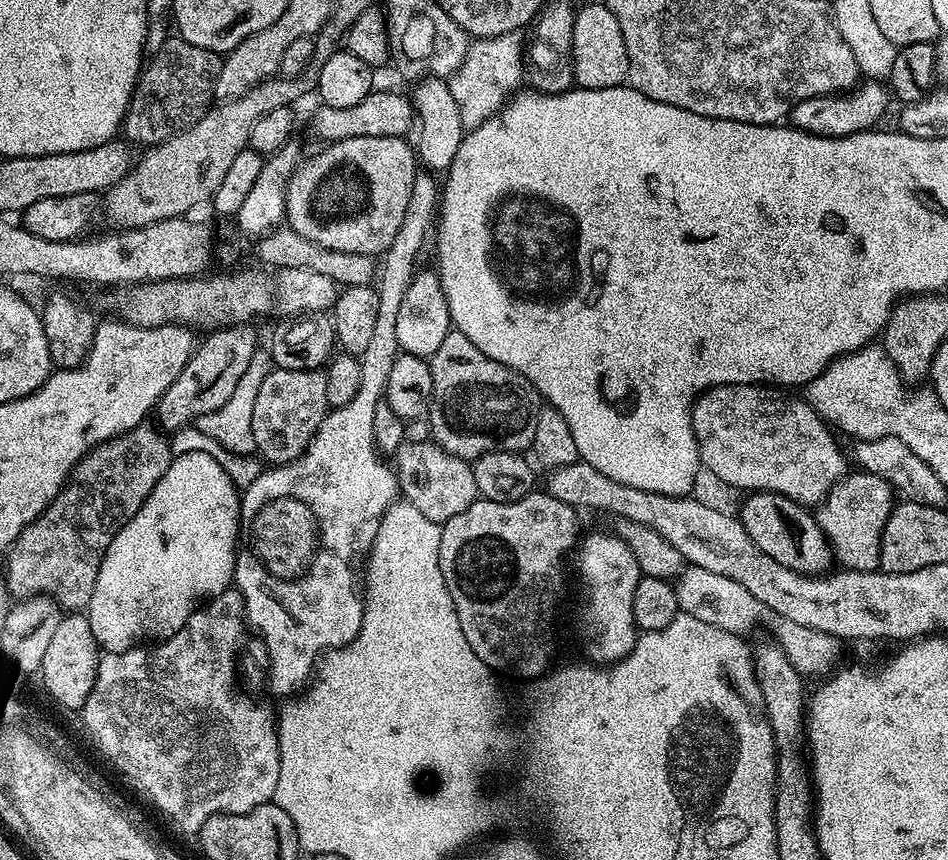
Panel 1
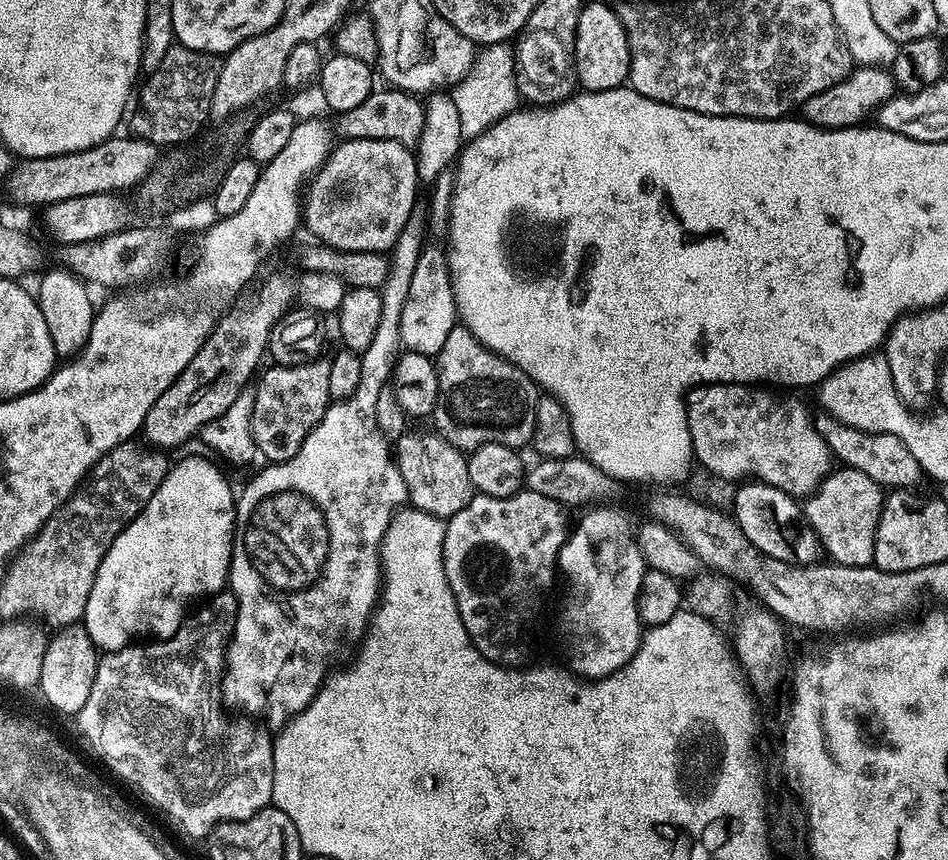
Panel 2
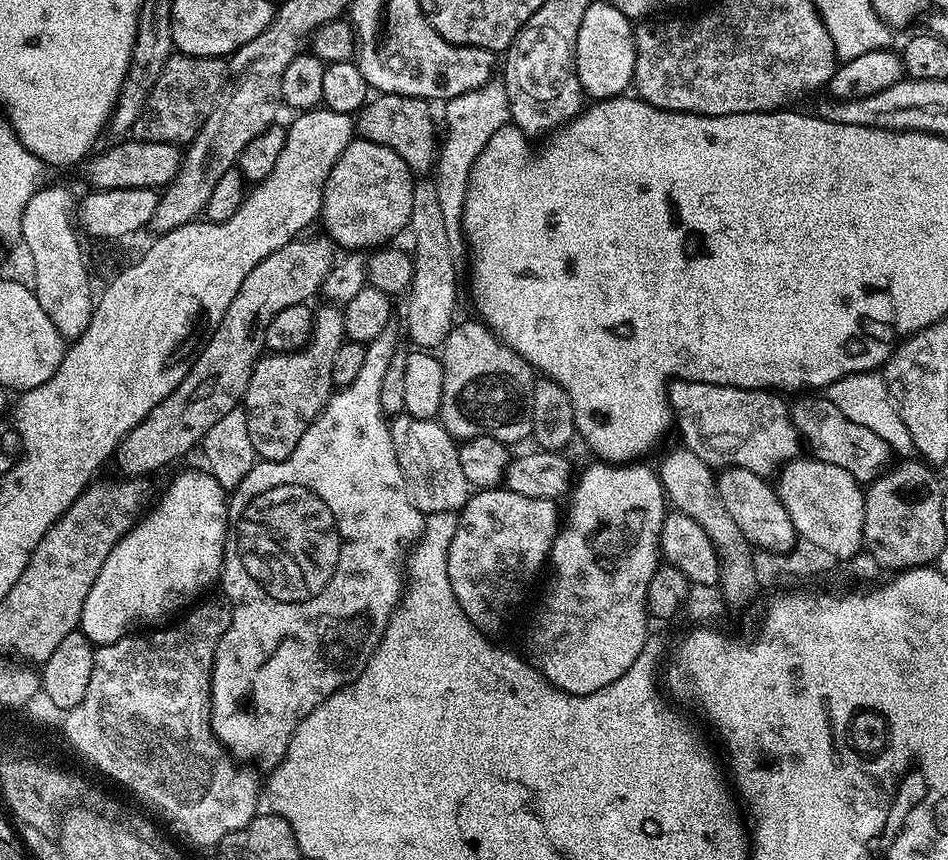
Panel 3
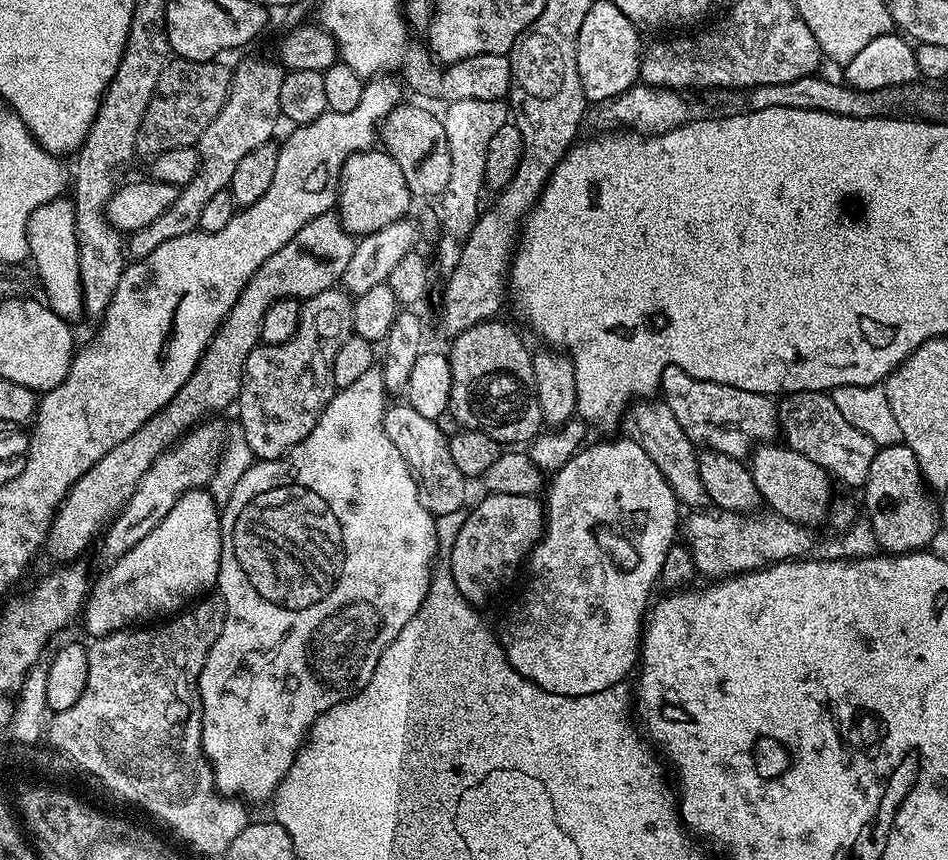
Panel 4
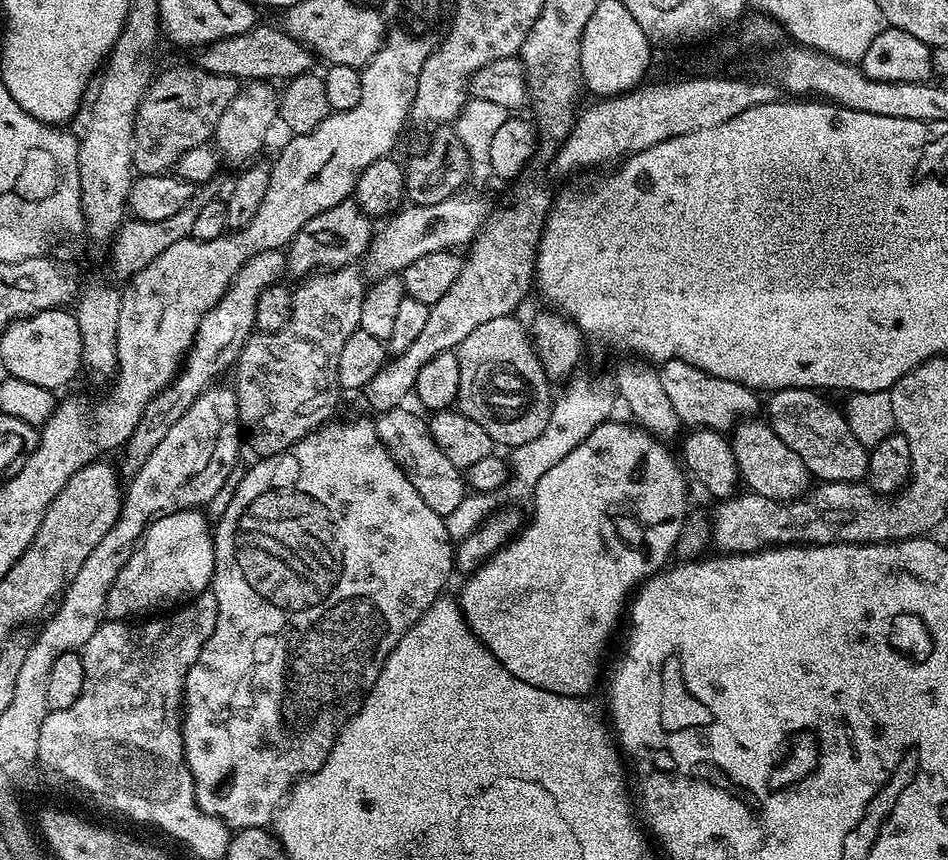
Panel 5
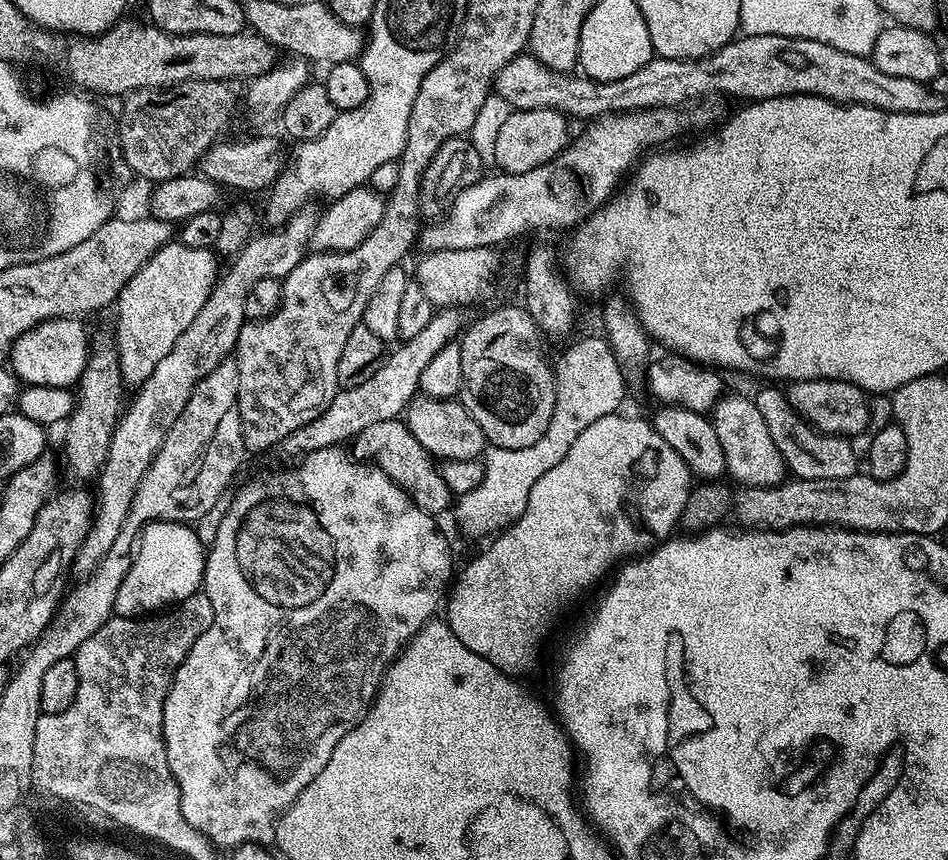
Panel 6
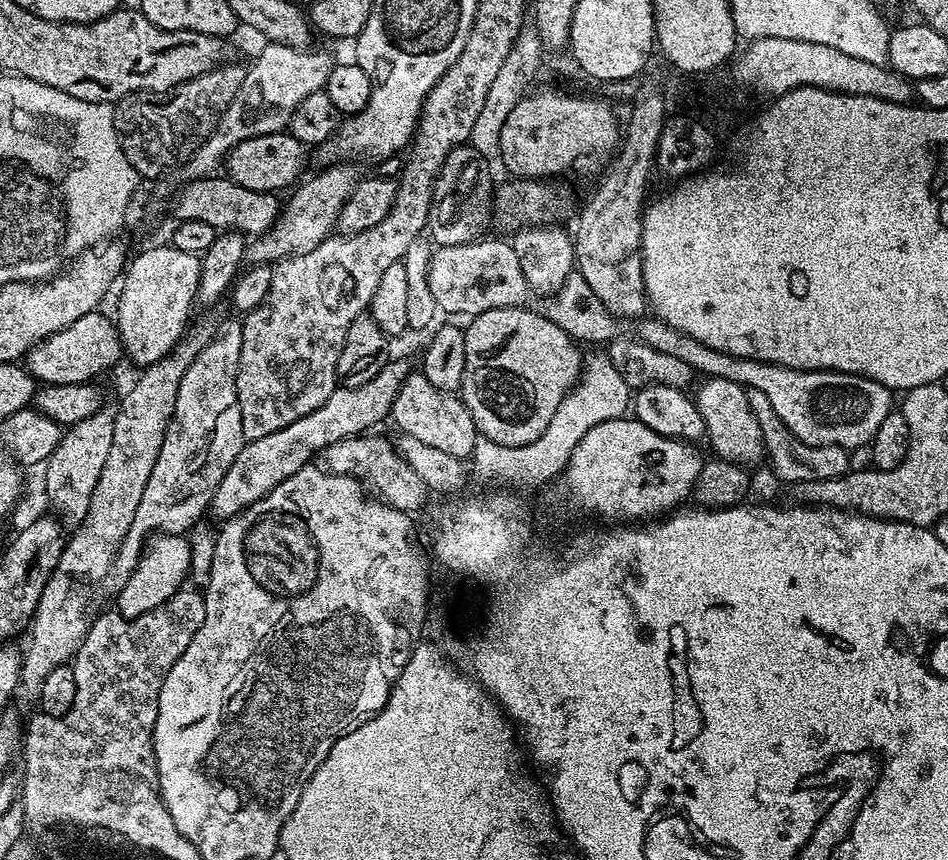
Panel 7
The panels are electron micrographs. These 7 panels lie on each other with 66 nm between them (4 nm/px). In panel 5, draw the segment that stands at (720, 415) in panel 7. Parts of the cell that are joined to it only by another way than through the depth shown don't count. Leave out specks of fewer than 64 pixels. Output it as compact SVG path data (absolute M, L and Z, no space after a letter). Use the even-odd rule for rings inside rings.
M754 418L741 421L730 432L732 453L740 471L743 487L749 492L757 492L775 500L795 500L804 495L810 487L808 467L794 454L778 434L763 419Z

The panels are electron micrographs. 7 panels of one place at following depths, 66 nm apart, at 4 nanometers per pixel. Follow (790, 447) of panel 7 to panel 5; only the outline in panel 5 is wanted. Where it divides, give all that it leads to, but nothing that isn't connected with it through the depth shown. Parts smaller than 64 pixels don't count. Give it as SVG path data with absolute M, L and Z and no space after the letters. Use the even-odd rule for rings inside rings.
M778 388L766 400L766 423L772 427L774 434L786 442L802 458L809 473L817 481L833 480L843 484L860 482L868 474L869 449L863 448L854 438L848 425L848 419L837 407L831 408L823 400L819 391L810 388Z

